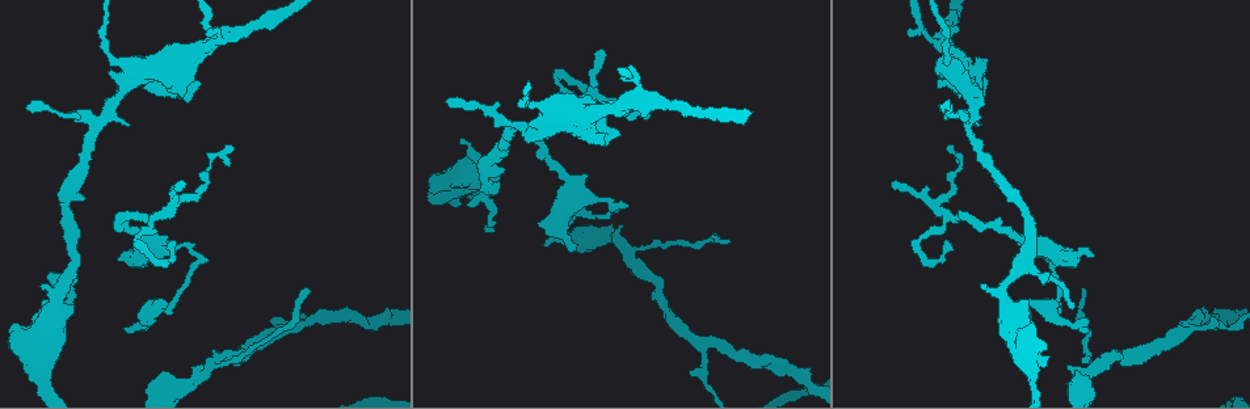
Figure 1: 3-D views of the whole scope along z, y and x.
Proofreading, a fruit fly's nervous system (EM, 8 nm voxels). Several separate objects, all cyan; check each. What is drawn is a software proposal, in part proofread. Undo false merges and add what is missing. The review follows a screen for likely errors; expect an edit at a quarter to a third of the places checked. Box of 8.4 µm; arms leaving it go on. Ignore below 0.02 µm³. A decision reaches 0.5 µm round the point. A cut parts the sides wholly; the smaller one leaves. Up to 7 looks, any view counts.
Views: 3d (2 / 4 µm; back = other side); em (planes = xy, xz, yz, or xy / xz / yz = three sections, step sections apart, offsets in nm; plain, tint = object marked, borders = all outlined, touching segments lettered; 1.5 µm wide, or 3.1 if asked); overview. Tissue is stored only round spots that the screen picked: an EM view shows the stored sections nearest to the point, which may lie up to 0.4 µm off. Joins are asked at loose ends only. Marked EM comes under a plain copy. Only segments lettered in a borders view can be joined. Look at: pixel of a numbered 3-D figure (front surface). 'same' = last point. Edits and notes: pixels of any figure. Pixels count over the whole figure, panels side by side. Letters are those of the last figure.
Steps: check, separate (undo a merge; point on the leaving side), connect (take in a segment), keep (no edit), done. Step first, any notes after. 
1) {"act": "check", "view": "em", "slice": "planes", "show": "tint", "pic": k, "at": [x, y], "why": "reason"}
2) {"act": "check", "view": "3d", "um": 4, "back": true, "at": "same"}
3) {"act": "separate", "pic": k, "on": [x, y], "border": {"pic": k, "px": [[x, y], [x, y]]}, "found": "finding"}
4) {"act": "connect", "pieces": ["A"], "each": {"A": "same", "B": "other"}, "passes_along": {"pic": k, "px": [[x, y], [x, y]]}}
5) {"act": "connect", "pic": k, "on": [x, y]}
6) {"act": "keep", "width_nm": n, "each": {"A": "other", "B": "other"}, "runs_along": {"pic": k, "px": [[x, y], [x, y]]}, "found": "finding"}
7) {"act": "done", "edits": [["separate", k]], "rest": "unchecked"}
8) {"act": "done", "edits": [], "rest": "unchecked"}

{"act": "check", "view": "em", "slice": "planes", "show": "borders", "pic": 1, "at": [537, 103]}

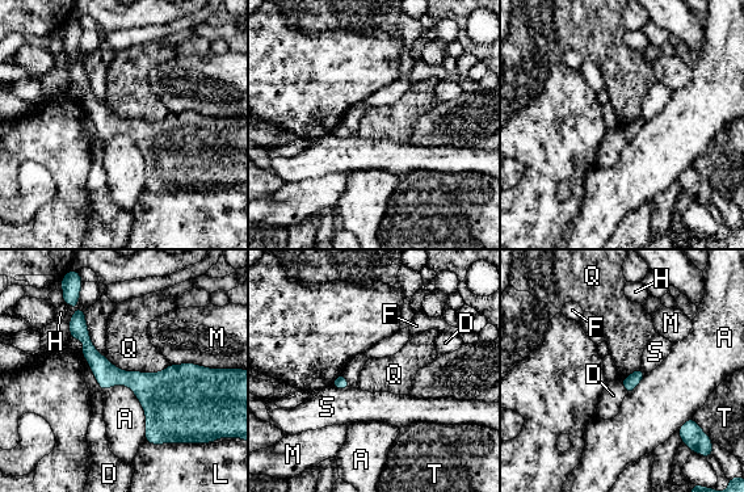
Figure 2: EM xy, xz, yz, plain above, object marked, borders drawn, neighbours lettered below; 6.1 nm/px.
{"act": "keep", "each": {"A": "other", "D": "other", "F": "other", "H": "other", "L": "other", "M": "other", "Q": "other", "S": "other", "T": "other"}, "found": "all the same neuron"}

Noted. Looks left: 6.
{"act": "check", "view": "3d", "um": 2, "pic": 1, "at": [545, 245], "why": "end of a long branch"}

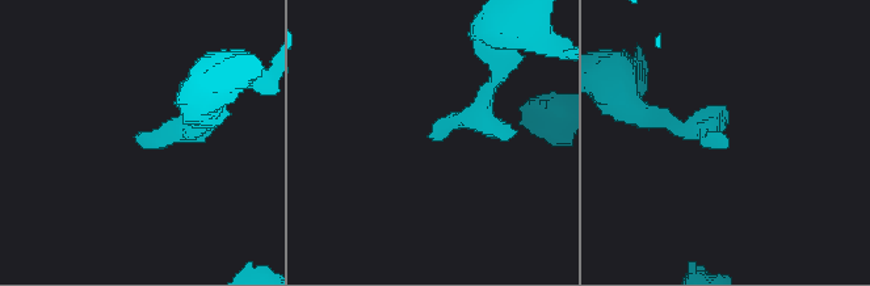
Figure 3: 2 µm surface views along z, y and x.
{"act": "check", "view": "em", "slice": "planes", "show": "borders", "pic": 3, "at": [726, 148]}

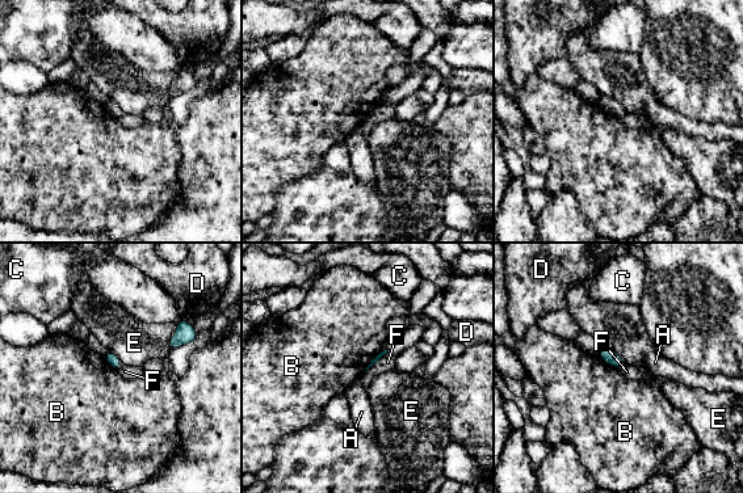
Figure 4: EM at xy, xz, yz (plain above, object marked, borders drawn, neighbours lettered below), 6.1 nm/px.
{"act": "keep", "each": {"A": "other", "B": "other", "C": "other", "D": "other", "E": "other", "F": "other"}, "border": {"pic": 4, "px": [[389, 353], [383, 354], [365, 371]]}, "found": "no lettered segment goes on from it"}

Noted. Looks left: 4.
{"act": "check", "view": "em", "slice": "planes", "show": "borders", "pic": 1, "at": [461, 140], "why": "branch stops here"}

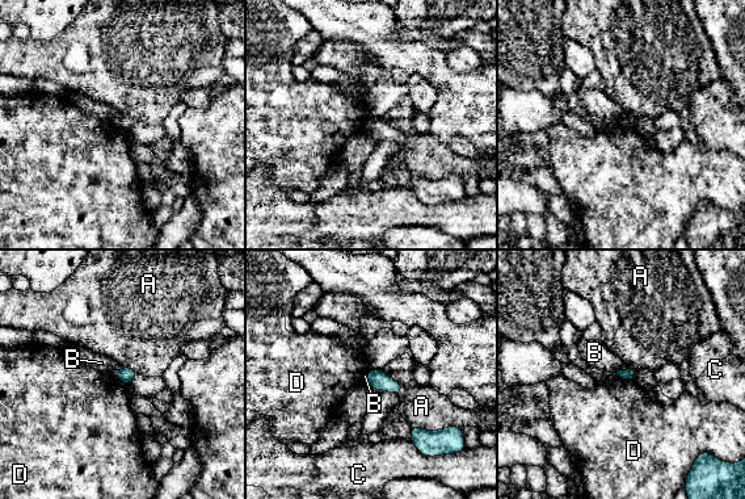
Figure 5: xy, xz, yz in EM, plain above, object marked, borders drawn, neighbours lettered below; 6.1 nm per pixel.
{"act": "keep", "each": {"A": "other", "B": "other", "C": "other", "D": "other"}, "border": {"pic": 5, "px": [[617, 374], [632, 380]]}, "found": "none of them fits"}

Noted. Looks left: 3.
{"act": "done", "edits": [], "rest": "unchecked"}

